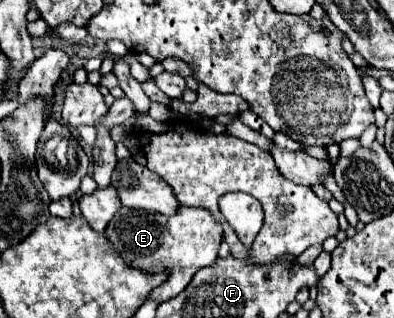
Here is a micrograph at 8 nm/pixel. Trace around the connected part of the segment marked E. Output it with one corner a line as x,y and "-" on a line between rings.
122,206
110,220
104,234
128,264
148,272
162,272
162,270
170,272
168,280
160,288
156,288
150,296
158,298
160,302
178,296
190,284
192,276
200,268
210,266
218,258
222,242
220,222
216,222
206,208
192,208
192,206
182,206
172,216

